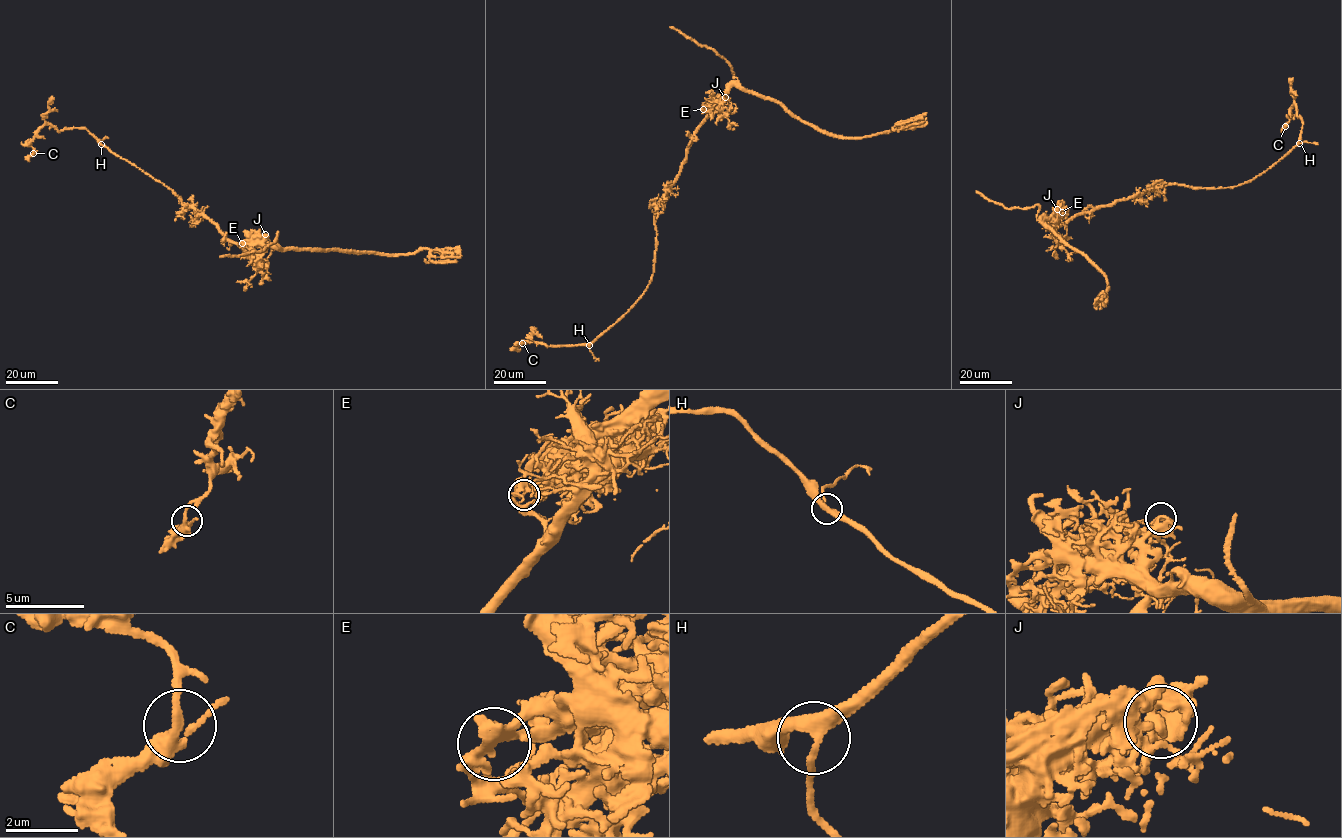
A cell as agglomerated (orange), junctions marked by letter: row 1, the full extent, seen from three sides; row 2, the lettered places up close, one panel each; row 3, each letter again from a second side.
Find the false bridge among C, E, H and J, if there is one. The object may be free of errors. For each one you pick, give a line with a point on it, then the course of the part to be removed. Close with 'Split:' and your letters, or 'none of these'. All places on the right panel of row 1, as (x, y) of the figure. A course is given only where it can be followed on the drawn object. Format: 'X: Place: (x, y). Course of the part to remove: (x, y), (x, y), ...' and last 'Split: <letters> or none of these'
E: Place: (1062, 212). Course of the part to remove: (1062, 212), (1071, 219), (1161, 186), (1225, 188), (1250, 181), (1296, 146), (1302, 123), (1294, 104), (1281, 132)
Split: E

